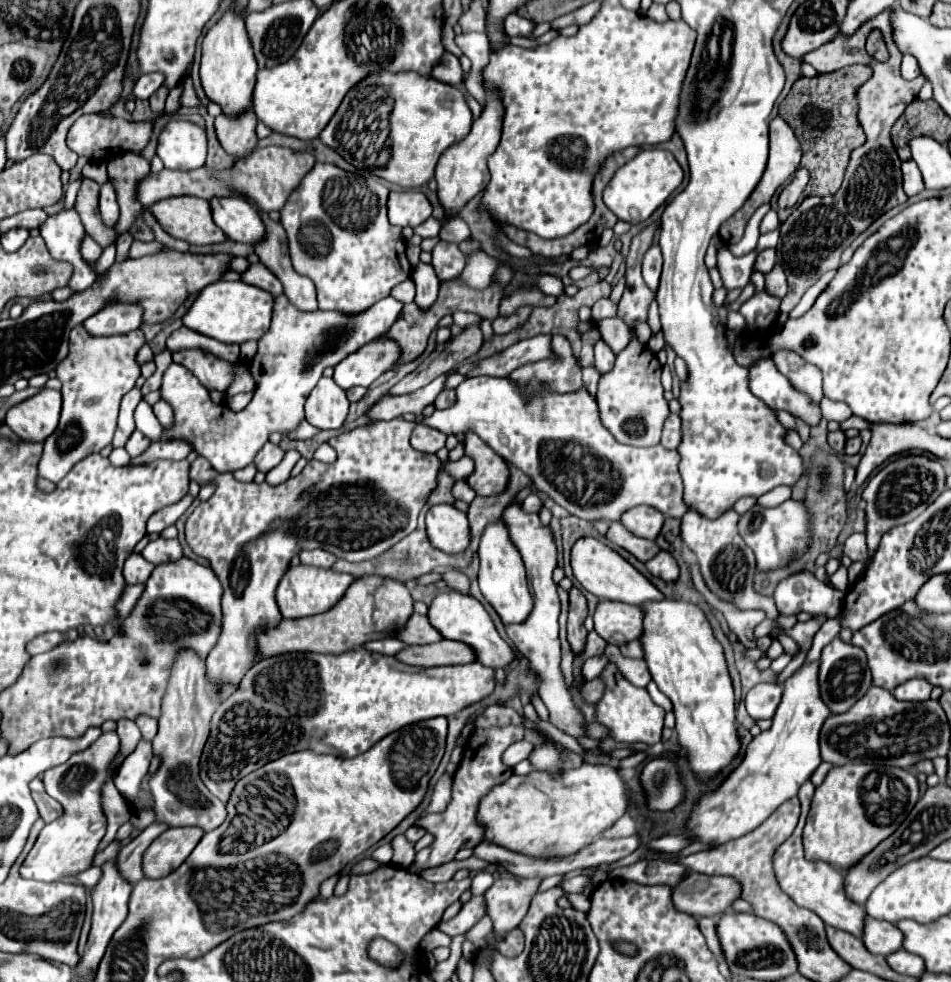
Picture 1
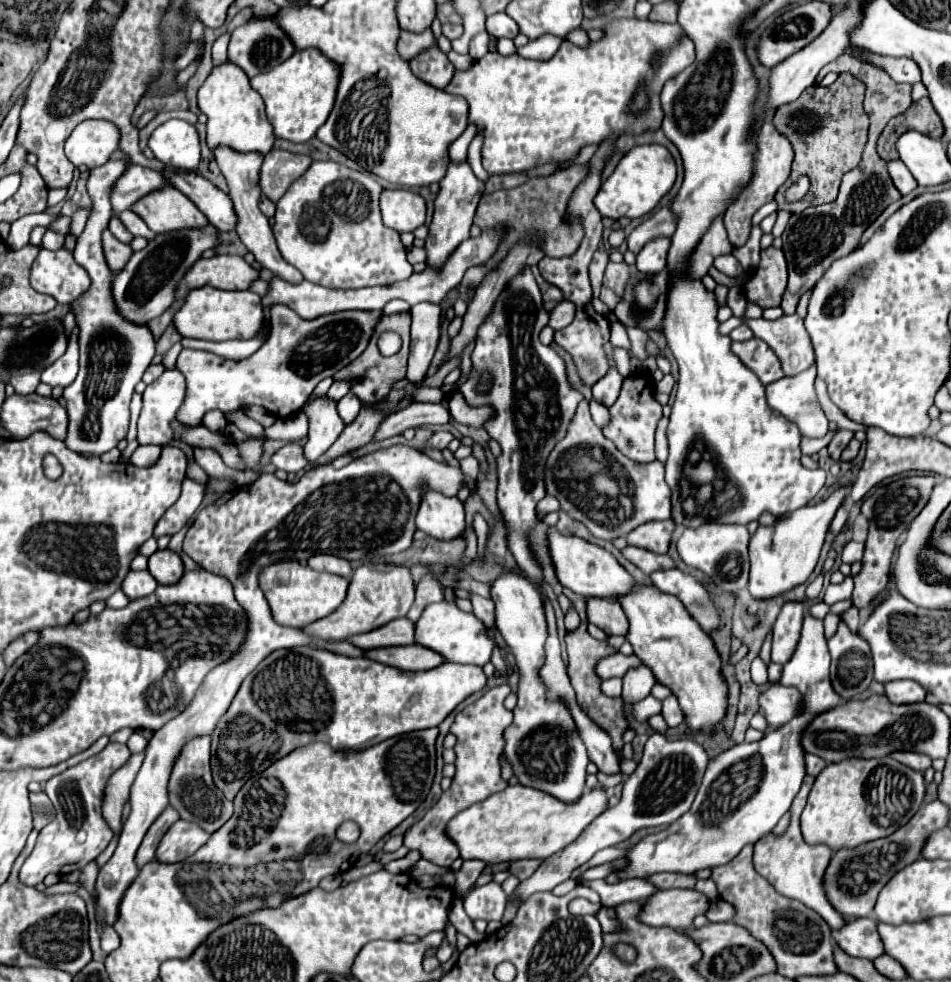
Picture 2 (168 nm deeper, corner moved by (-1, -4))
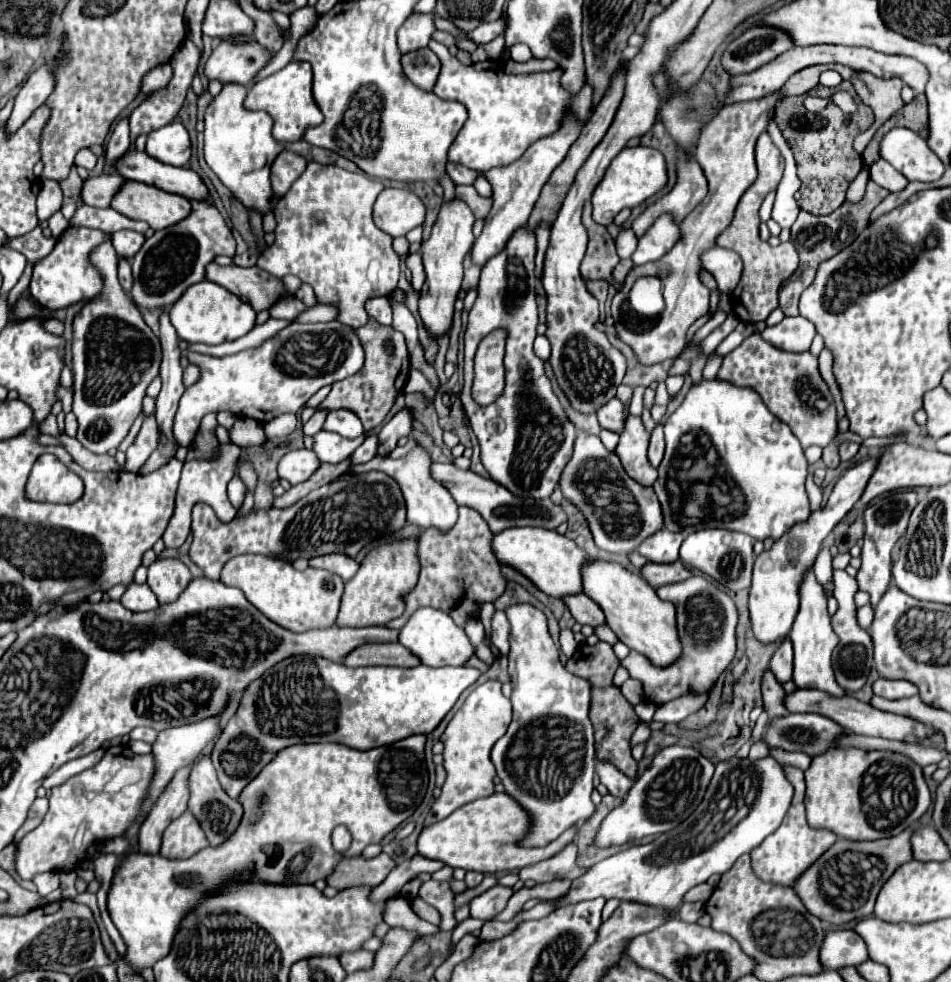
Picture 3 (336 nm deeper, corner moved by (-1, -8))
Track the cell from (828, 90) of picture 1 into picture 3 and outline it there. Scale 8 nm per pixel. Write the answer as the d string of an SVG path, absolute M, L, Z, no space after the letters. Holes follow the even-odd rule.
M842 81L834 89L818 85L812 91L812 95L830 99L836 91L848 91L854 97L854 101L858 103L856 113L848 115L838 105L828 103L828 107L822 113L812 115L804 109L804 95L798 95L798 97L792 95L788 99L782 99L776 105L774 121L794 151L796 165L798 165L798 177L802 181L802 187L796 193L796 203L800 209L812 215L830 215L834 209L842 205L848 185L856 179L856 175L864 167L862 157L852 149L852 141L856 139L856 135L860 135L864 129L868 129L874 123L874 113L870 111L870 107L858 101L858 95L848 81Z

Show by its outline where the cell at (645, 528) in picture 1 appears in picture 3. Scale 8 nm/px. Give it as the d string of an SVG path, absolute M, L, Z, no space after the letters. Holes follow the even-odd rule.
M660 529L658 533L650 535L650 539L646 539L638 547L638 553L654 563L672 563L678 559L678 549L680 549L682 541L684 541L684 537L680 533Z

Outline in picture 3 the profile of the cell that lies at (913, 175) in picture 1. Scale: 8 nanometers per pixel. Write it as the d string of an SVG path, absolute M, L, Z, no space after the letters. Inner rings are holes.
M878 159L874 165L870 165L870 179L892 193L902 191L908 185L908 179L900 171L896 171L890 163L886 163L884 159Z

